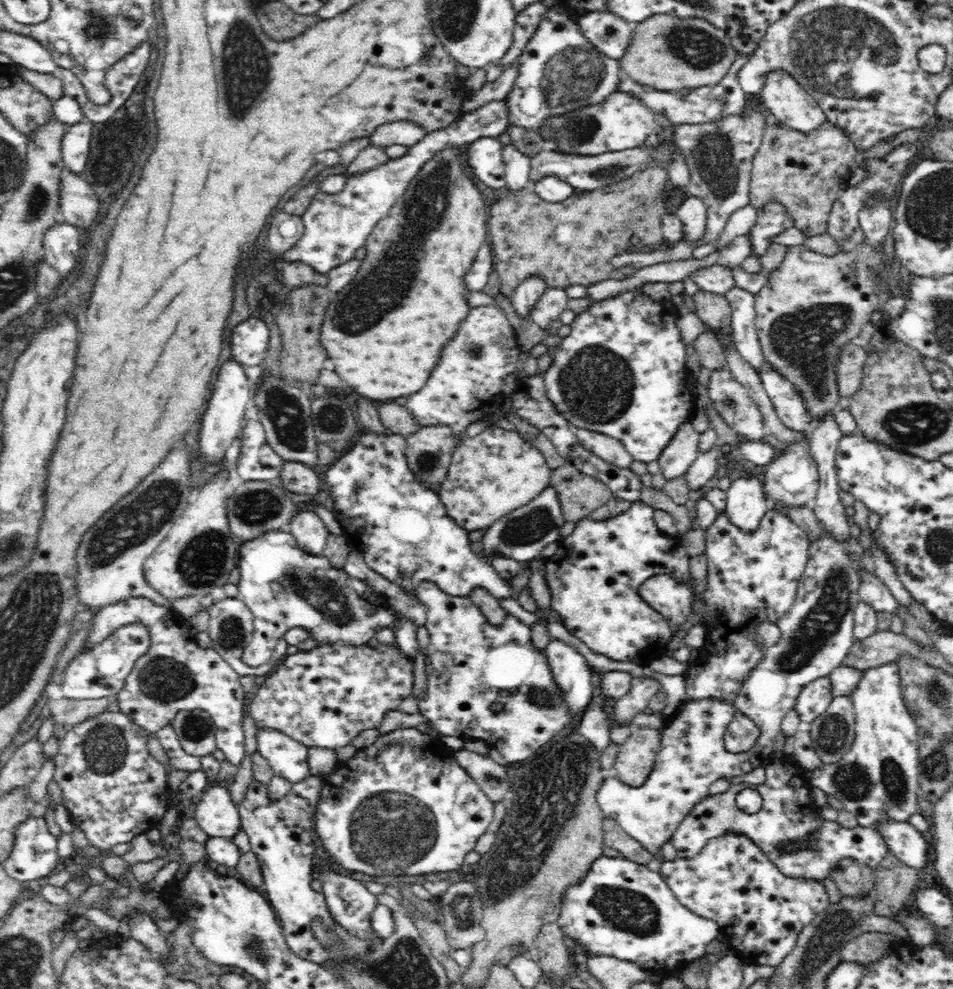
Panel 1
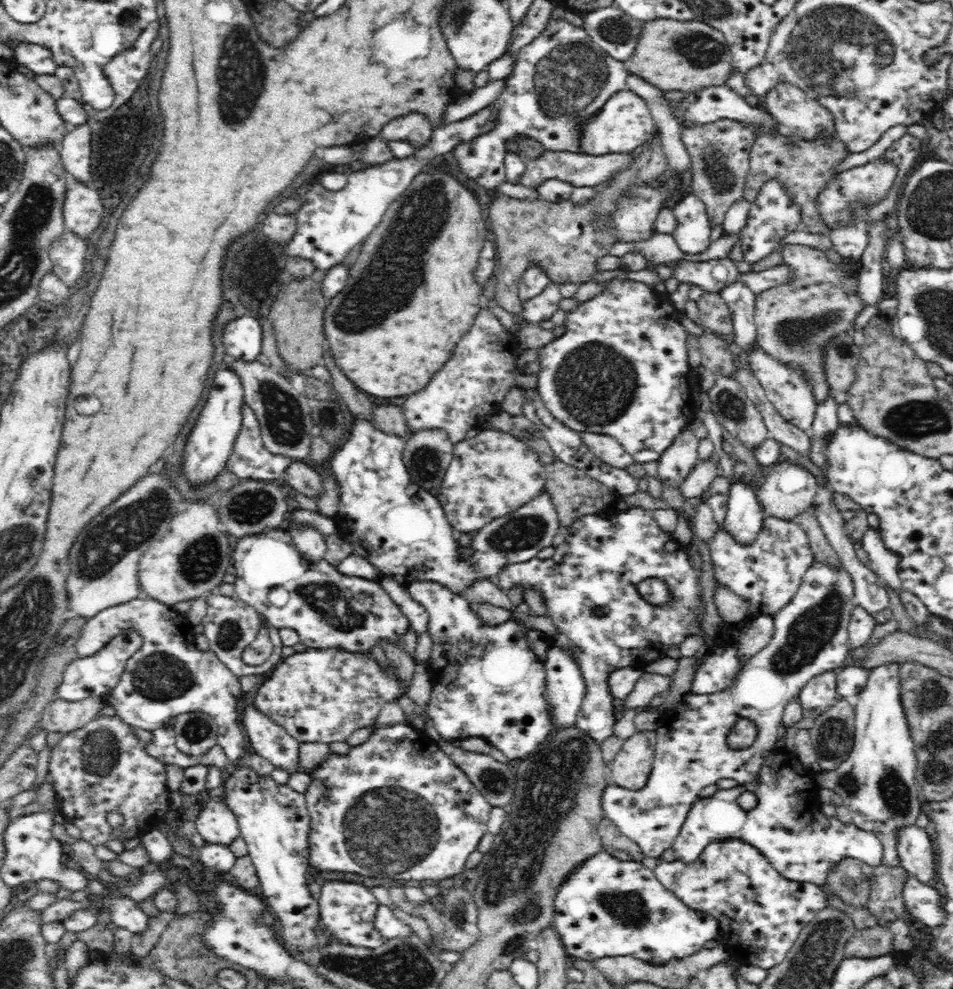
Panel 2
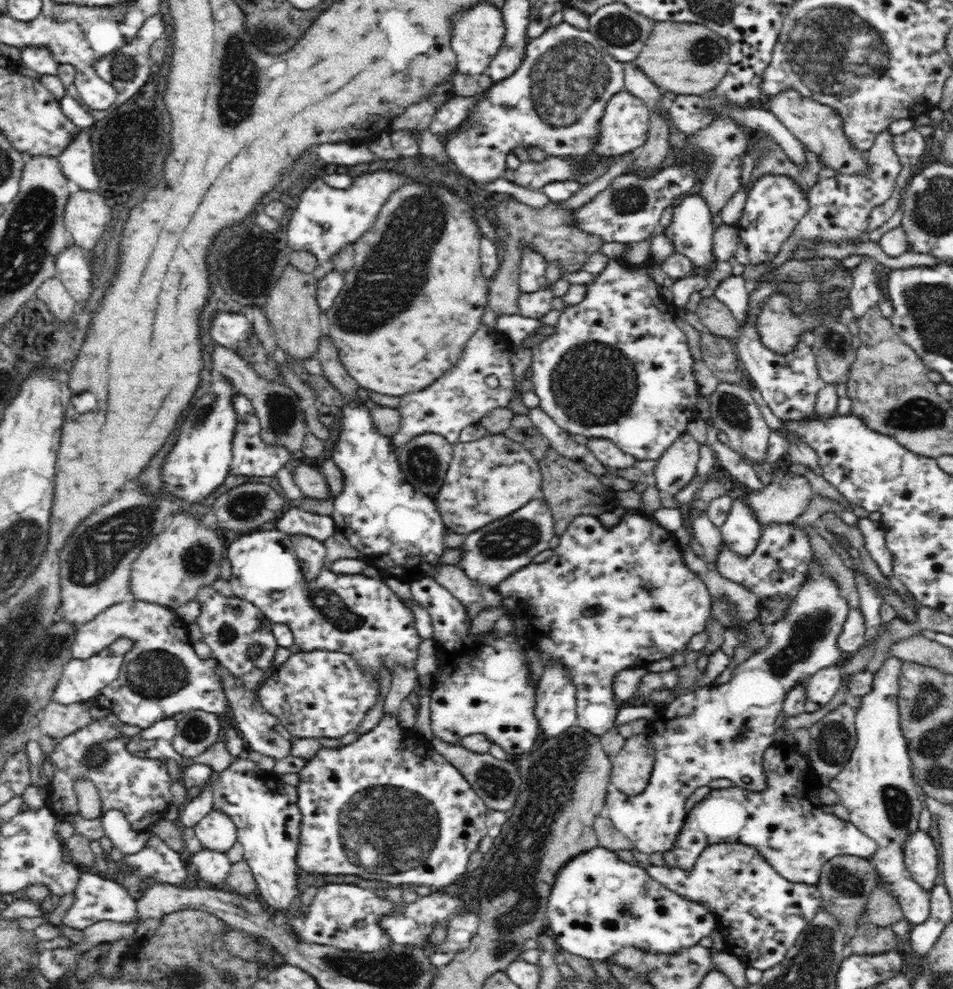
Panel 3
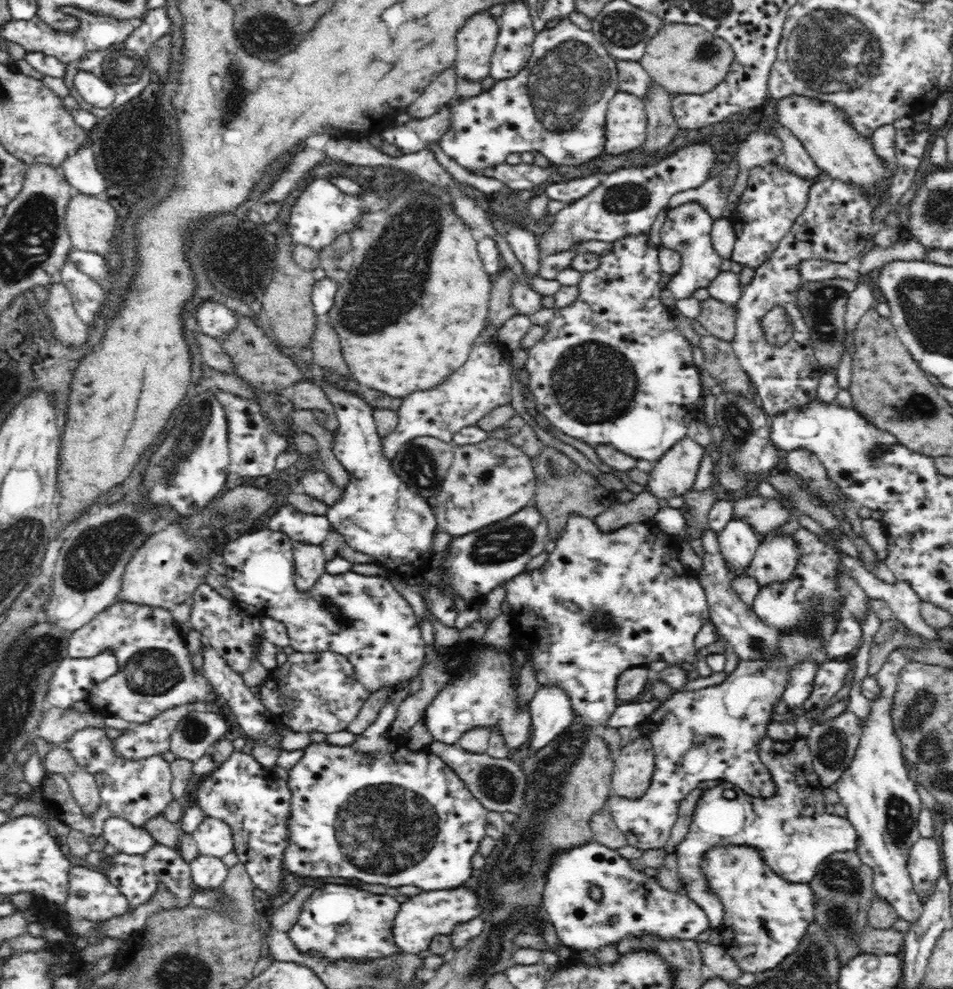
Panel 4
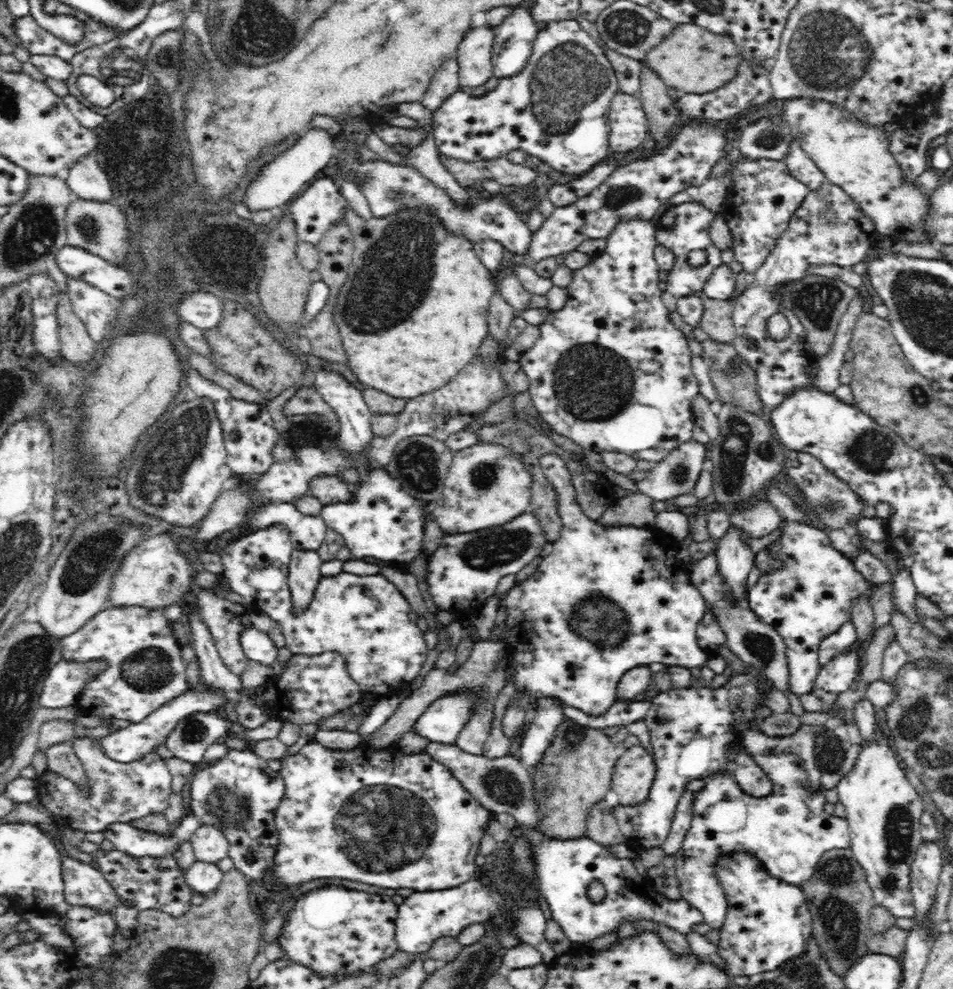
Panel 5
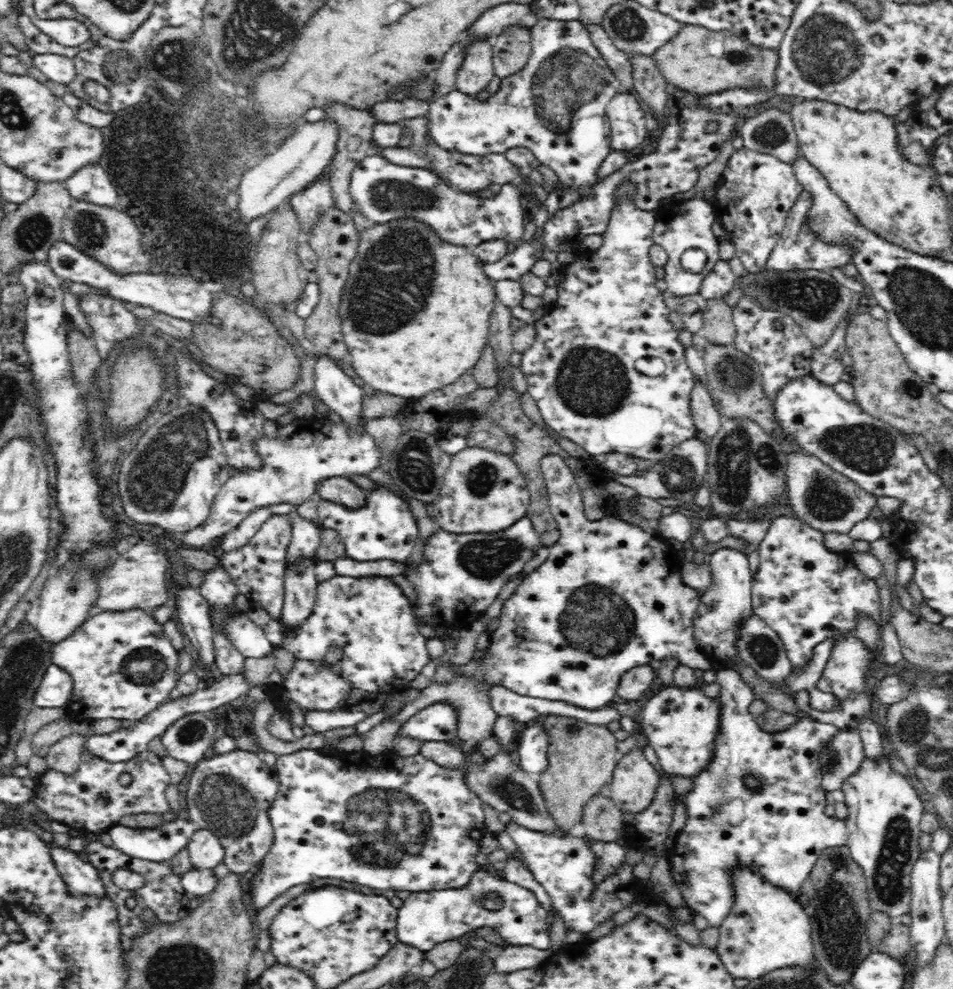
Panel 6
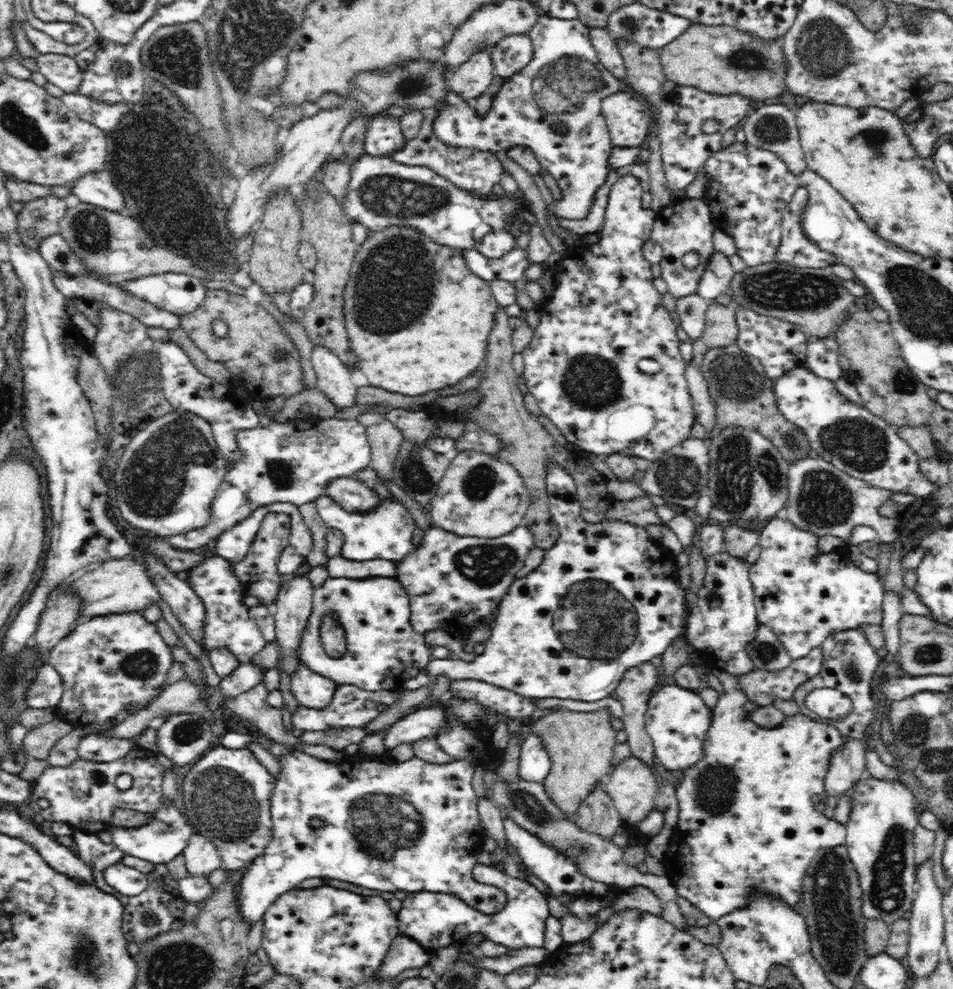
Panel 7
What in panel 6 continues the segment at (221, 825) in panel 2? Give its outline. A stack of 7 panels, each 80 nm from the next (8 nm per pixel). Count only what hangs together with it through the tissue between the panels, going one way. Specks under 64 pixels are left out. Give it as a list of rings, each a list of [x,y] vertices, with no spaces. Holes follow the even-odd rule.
[[[197,828],[187,844],[192,869],[213,869],[223,862],[224,847],[210,830]]]

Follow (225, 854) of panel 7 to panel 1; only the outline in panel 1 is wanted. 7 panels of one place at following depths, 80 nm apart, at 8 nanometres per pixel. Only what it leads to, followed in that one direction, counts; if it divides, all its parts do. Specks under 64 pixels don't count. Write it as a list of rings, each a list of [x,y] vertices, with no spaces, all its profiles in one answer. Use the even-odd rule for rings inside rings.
[[[253,778],[242,800],[234,805],[241,818],[241,830],[247,834],[250,850],[256,855],[260,865],[262,894],[265,895],[276,913],[276,918],[279,919],[286,943],[300,958],[319,965],[334,961],[334,952],[339,953],[339,960],[342,960],[354,954],[364,954],[368,950],[374,950],[383,939],[376,934],[377,944],[374,946],[368,941],[352,937],[342,927],[338,928],[331,917],[331,911],[328,910],[324,895],[314,892],[310,886],[313,879],[310,878],[310,874],[314,874],[315,861],[313,860],[316,858],[312,840],[313,811],[308,799],[292,791],[287,792],[282,798],[270,798],[269,785],[270,783],[264,784]],[[316,919],[320,919],[326,931],[334,935],[335,946],[332,950],[326,950],[313,931],[313,922]]]

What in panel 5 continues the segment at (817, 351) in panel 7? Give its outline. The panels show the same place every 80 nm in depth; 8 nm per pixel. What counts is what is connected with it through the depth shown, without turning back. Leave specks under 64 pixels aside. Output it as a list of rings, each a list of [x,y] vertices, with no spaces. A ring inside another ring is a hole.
[[[859,292],[858,295],[848,305],[846,312],[838,322],[838,328],[834,332],[834,338],[830,342],[830,350],[822,356],[818,356],[816,365],[818,365],[818,372],[816,372],[815,385],[828,394],[833,394],[834,390],[840,386],[840,370],[842,364],[849,356],[850,336],[856,324],[856,318],[862,314],[862,309],[866,307],[865,292]]]

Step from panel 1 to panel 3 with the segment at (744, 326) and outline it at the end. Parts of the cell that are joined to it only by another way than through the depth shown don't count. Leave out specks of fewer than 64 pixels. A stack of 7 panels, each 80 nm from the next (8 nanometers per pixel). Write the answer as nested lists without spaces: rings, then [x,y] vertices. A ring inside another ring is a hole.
[[[730,275],[712,285],[708,293],[724,303],[739,322],[746,320],[748,314],[750,286],[742,275]]]

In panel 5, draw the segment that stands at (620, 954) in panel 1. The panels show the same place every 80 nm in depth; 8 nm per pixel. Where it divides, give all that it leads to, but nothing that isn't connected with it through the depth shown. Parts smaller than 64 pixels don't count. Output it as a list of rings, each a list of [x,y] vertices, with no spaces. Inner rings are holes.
[[[539,830],[528,834],[528,838],[532,838],[532,850],[536,850],[536,885],[539,892],[549,905],[550,915],[562,927],[566,936],[571,942],[588,945],[590,940],[617,930],[622,924],[622,920],[628,922],[638,922],[638,920],[653,920],[660,924],[666,924],[670,928],[677,930],[680,934],[687,935],[692,933],[692,928],[698,922],[704,921],[702,913],[693,907],[691,903],[684,899],[669,899],[667,896],[660,894],[655,889],[649,877],[642,877],[636,873],[633,859],[620,859],[612,857],[610,852],[606,851],[606,847],[594,842],[585,836],[584,838],[575,838],[576,842],[556,842],[556,838],[544,838],[544,834],[540,834]],[[592,880],[600,880],[605,888],[605,895],[599,902],[594,902],[588,897],[588,886]]]

